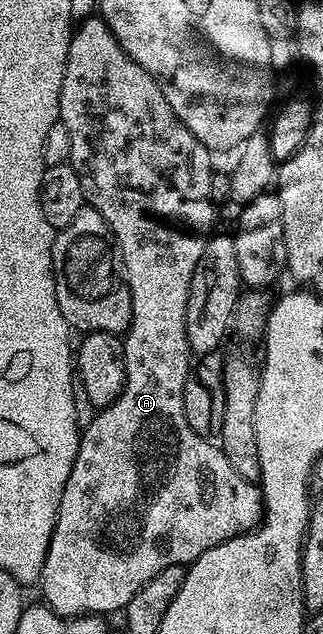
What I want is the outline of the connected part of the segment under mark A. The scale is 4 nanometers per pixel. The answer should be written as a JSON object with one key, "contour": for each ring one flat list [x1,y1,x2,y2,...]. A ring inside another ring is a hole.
{"contour":[[99,16,85,18,72,31,72,39,68,45,68,55,66,56,66,68,62,76,62,92,60,93,60,116,58,119,62,124,66,124,66,132,70,132,70,164,82,184,85,203,91,209,97,210,106,220,106,224,112,233,112,239,116,241,119,261,122,263,124,271,124,281,128,283,130,292,130,308,132,309,132,319,126,331,124,343,124,387,110,405,97,409,96,415,90,420,88,426,83,427,80,434,80,451,74,460,74,468,70,472,70,480,66,480,66,488,62,492,62,504,58,504,58,516,54,524,54,532,50,540,50,548,46,552,44,567,40,573,38,589,44,593,43,601,50,607,55,614,61,618,78,618,81,616,109,616,115,612,123,611,125,606,130,604,134,592,142,588,162,568,171,566,187,567,189,564,198,560,202,552,222,544,226,540,236,538,239,534,246,534,255,531,262,521,262,495,257,483,248,482,234,468,230,468,230,460,226,460,224,453,220,451,219,445,215,441,198,436,190,424,186,424,186,408,182,404,182,392,186,388,186,376,190,372,188,358,190,351,186,340,186,304,190,296,190,280,194,276,194,268,198,268,198,260,202,260,204,245,208,242,213,233,212,221,216,218,217,203,212,200,212,167,213,151,206,149,174,116,174,108,166,104,166,96,138,64,126,56,122,44,110,32,110,28,104,23,104,19]]}

